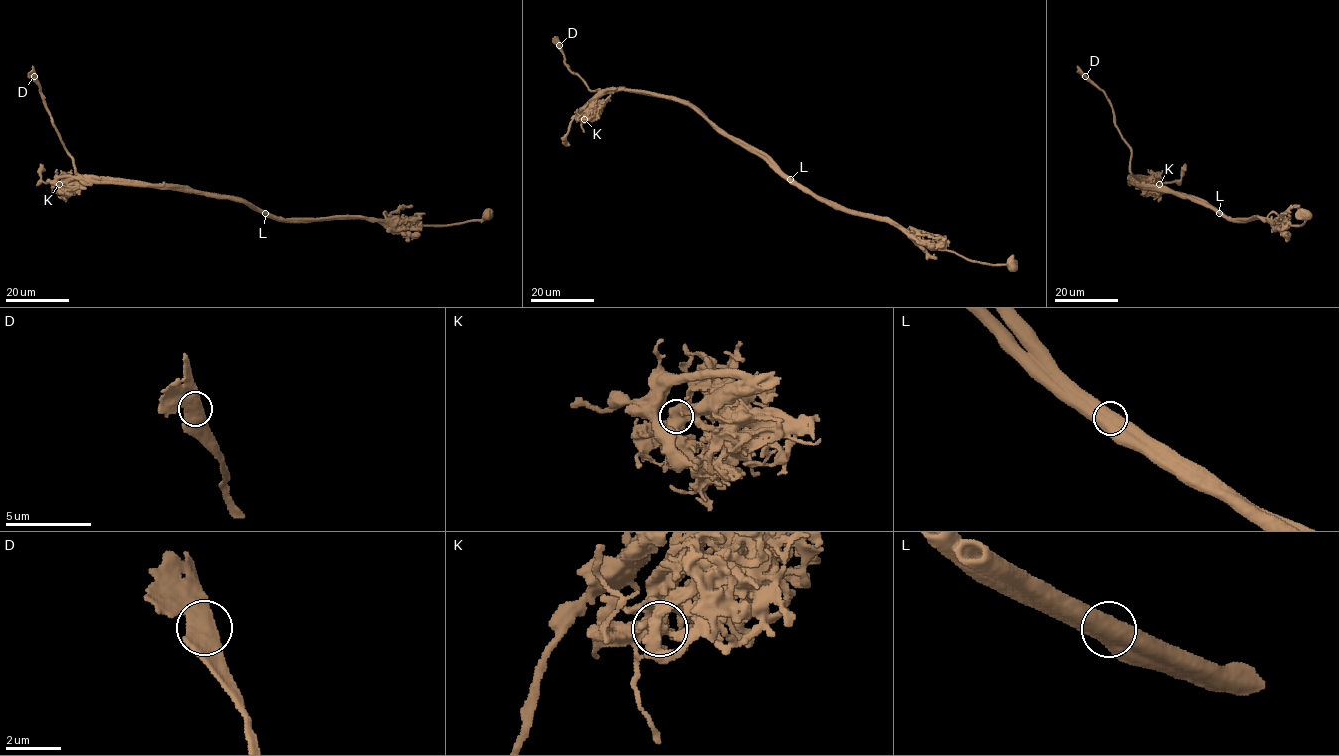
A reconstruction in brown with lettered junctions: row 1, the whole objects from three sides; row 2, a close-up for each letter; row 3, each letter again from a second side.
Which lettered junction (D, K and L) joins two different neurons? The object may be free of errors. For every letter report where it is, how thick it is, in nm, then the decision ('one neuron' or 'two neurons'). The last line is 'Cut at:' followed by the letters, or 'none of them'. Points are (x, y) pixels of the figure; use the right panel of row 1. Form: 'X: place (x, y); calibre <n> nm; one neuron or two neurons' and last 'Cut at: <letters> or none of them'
D: place (1085, 76); calibre 360 nm; one neuron
K: place (1159, 184); calibre 500 nm; one neuron
L: place (1219, 213); calibre 750 nm; two neurons
Cut at: L

